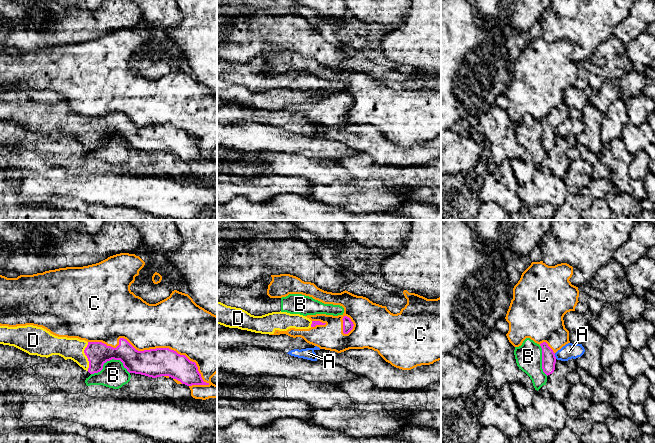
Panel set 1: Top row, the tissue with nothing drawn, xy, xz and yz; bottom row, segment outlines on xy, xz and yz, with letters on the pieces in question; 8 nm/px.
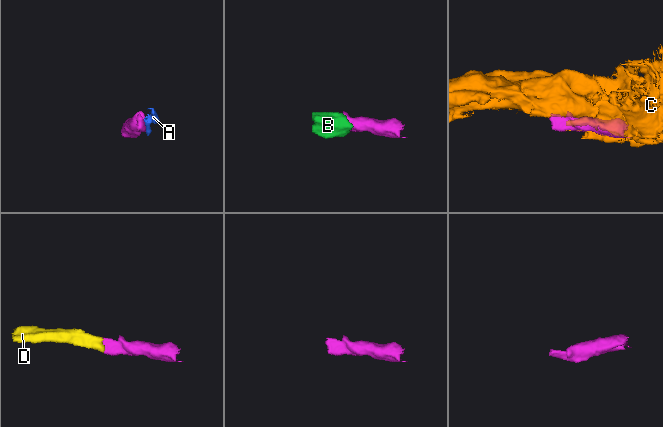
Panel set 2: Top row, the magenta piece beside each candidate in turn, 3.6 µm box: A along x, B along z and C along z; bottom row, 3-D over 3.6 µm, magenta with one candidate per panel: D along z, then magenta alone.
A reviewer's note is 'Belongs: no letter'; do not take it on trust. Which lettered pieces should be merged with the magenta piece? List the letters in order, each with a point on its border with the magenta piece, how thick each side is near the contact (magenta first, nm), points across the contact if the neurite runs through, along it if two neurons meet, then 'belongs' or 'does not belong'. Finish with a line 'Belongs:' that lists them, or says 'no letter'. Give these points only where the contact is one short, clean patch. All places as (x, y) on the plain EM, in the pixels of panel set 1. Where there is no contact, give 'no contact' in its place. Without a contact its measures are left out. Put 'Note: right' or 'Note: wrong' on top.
Note: wrong
A: yz (554, 132) | 110/120 nm | along yz (554, 129), (556, 134) | does not belong
B: xy (110, 135) | 190/200 nm | does not belong
C: xy (151, 125) | 220/380 nm | does not belong
D: xy (86, 131) | 190/180 nm | across xy (98, 129), (86, 131), (78, 126), (69, 124) | belongs
Belongs: D

